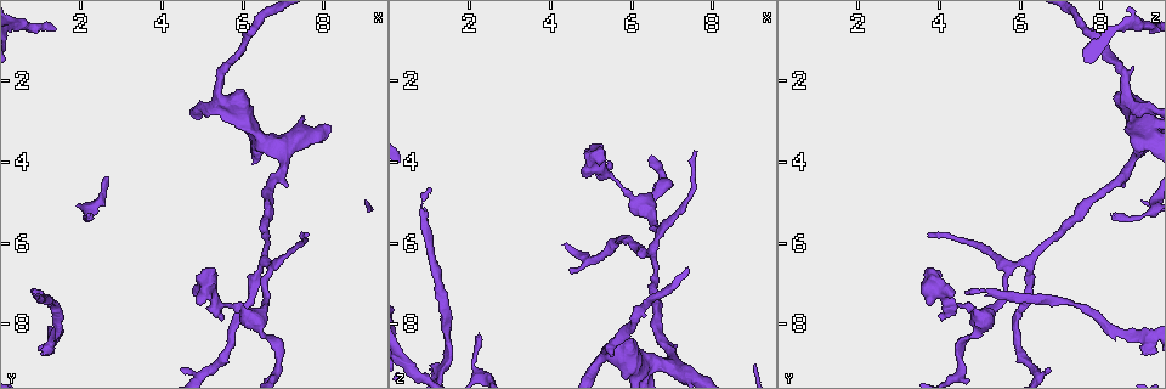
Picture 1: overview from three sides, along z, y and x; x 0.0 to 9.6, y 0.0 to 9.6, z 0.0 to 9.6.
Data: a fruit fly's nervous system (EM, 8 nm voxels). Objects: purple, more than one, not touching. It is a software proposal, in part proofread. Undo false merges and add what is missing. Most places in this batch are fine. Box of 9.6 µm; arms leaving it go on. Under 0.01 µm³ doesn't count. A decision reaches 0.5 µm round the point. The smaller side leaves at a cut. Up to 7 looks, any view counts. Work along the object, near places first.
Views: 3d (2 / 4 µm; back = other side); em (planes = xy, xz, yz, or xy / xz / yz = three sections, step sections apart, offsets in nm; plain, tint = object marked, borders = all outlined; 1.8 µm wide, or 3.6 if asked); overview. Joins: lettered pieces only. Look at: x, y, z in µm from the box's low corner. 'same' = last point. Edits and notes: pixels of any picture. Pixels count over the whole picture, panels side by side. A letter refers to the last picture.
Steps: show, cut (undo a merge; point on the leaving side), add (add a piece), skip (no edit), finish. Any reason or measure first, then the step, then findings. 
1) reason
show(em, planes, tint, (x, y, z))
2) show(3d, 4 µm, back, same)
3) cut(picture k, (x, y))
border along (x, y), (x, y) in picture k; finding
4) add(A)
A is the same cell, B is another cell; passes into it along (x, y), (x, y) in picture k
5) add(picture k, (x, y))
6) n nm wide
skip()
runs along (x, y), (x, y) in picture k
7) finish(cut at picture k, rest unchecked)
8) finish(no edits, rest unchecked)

abrupt turn
show(em, xy, step 16, tint, (1.25, 8.45, 9.20))

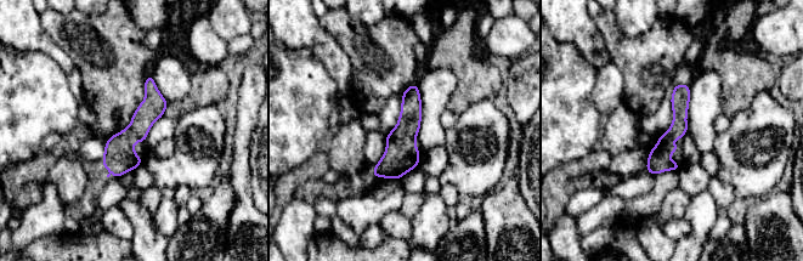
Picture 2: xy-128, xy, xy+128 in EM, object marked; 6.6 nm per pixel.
show(em, planes, tint, same)

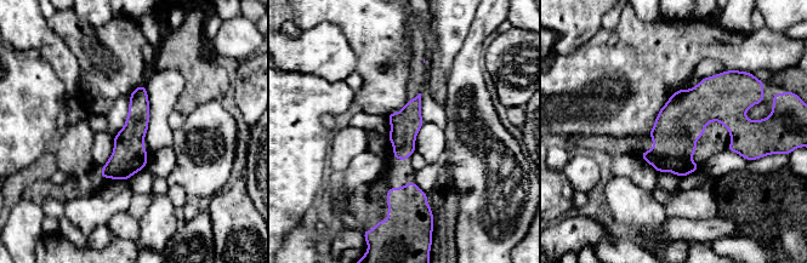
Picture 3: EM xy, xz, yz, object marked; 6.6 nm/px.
show(em, planes, borders, same)

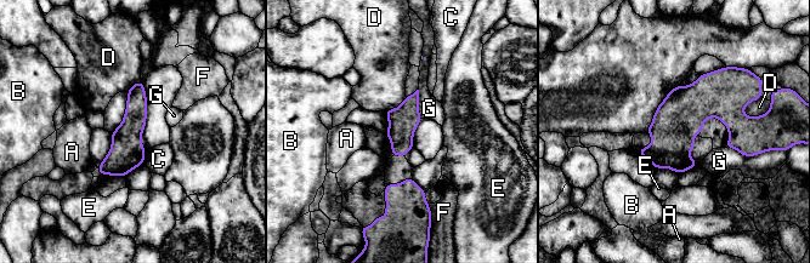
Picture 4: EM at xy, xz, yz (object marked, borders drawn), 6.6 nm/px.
skip()
A, B, C, D, E, F and G are other cells; border along (679, 84), (660, 104), (646, 131) in picture 4; all the same neuron

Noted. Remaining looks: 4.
tapers out
show(em, planes, tint, (2.20, 5.30, 8.20))

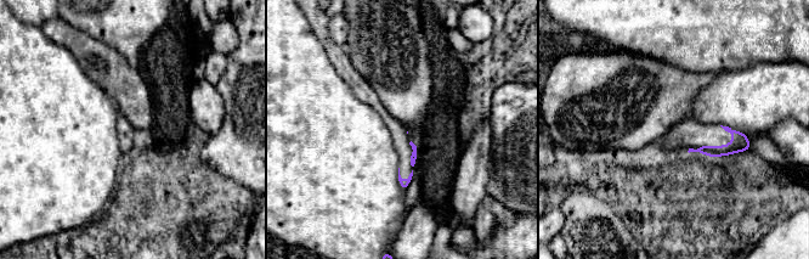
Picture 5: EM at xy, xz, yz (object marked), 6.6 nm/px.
show(em, planes, borders, same)

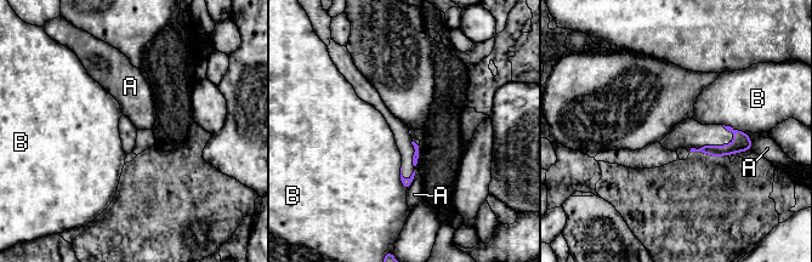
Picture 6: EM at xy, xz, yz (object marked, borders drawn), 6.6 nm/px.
skip()
A and B are other cells; border along (415, 170), (414, 178), (407, 191) in picture 6; none of them fits

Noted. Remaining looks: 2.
sharp bend
show(em, 3.6 µm, planes, tint, (5.55, 2.50, 8.65))

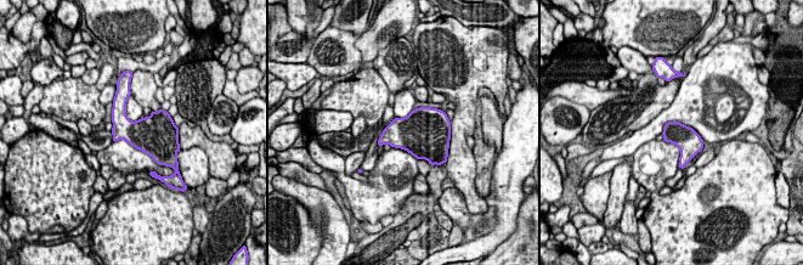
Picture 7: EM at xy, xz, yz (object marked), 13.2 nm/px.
see the neighbours
show(em, 3.6 µm, planes, borders, same)

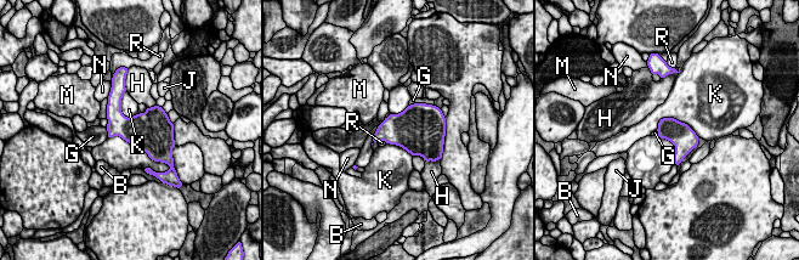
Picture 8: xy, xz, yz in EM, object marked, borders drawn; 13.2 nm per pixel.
320 nm wide
skip()
B, G, H, J, K, M, N and R are other cells; border along (657, 123), (675, 118), (698, 136) in picture 8; continuous, no second neuron

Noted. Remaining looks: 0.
finish(no edits, rest unchecked)

